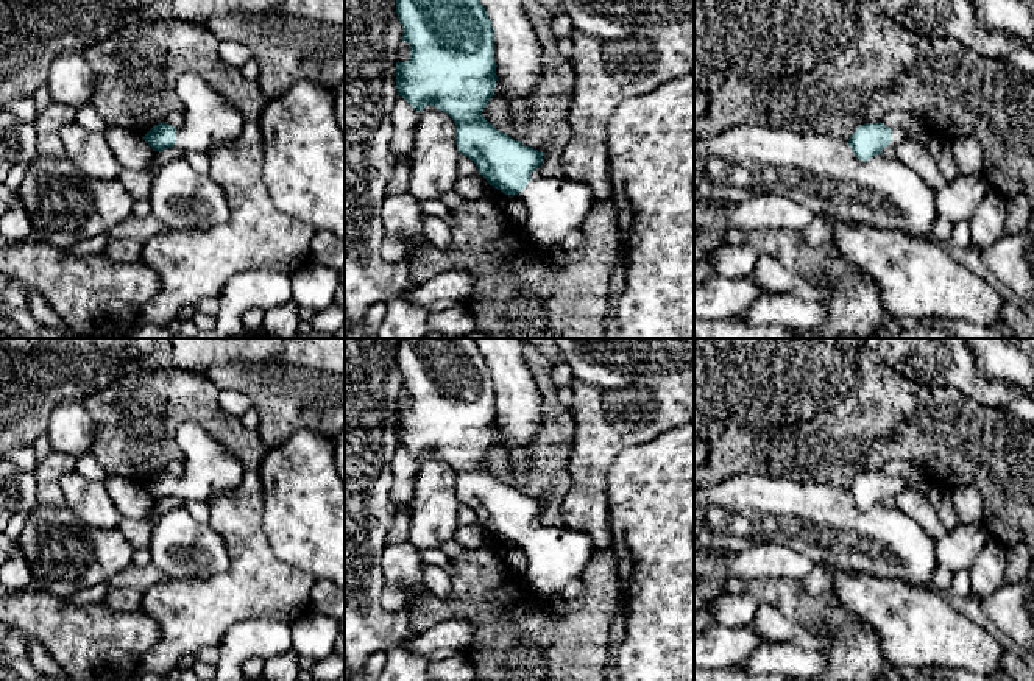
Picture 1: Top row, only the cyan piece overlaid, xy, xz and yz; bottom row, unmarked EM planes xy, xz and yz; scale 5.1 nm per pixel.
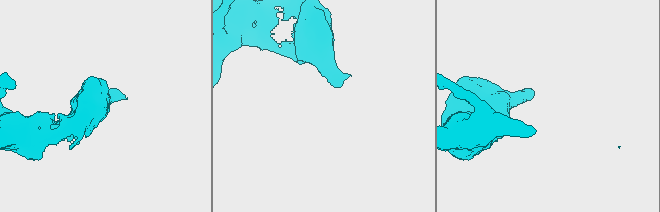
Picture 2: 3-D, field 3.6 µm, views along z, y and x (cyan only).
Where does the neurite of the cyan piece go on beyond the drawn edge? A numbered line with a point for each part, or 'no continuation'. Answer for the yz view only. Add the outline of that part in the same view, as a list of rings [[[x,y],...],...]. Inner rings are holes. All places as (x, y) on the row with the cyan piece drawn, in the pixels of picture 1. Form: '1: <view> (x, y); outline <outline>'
1: yz (899, 134); outline [[[894,128],[889,146],[895,148],[897,145],[900,145],[900,143],[903,143],[906,140],[909,140],[908,132],[903,128]]]

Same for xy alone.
1: xy (209, 120); outline [[[195,73],[182,75],[176,83],[176,94],[184,123],[176,129],[175,148],[211,153],[240,137],[245,118],[203,78]]]

